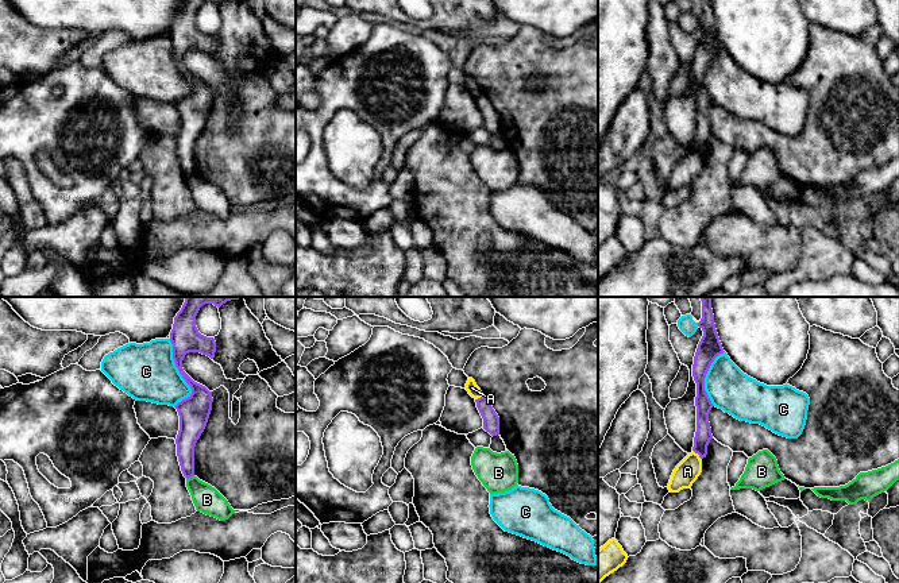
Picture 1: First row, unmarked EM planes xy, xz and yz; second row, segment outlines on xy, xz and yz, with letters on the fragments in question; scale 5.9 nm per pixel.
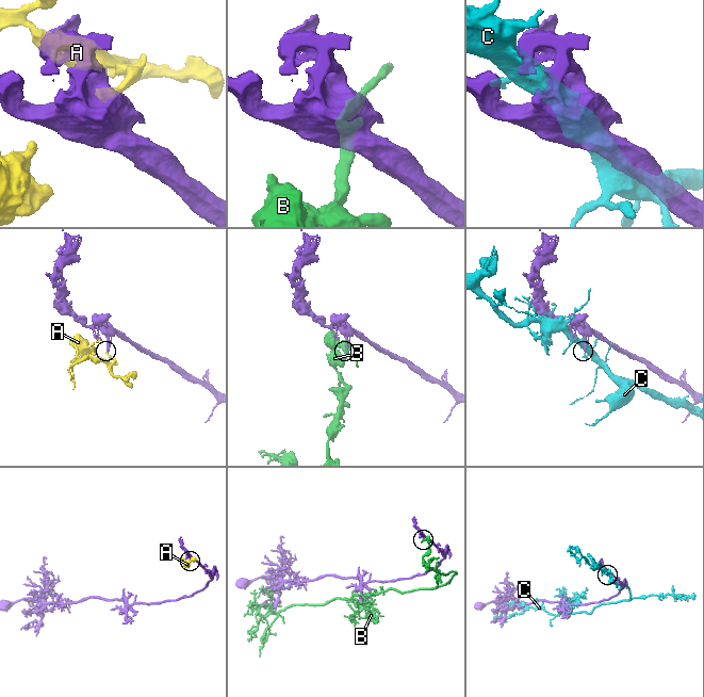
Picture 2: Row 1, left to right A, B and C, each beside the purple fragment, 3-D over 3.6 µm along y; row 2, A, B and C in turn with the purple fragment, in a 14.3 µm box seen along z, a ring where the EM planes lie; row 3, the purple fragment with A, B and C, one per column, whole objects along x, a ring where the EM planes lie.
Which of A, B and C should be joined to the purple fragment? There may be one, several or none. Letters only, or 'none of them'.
none of them

